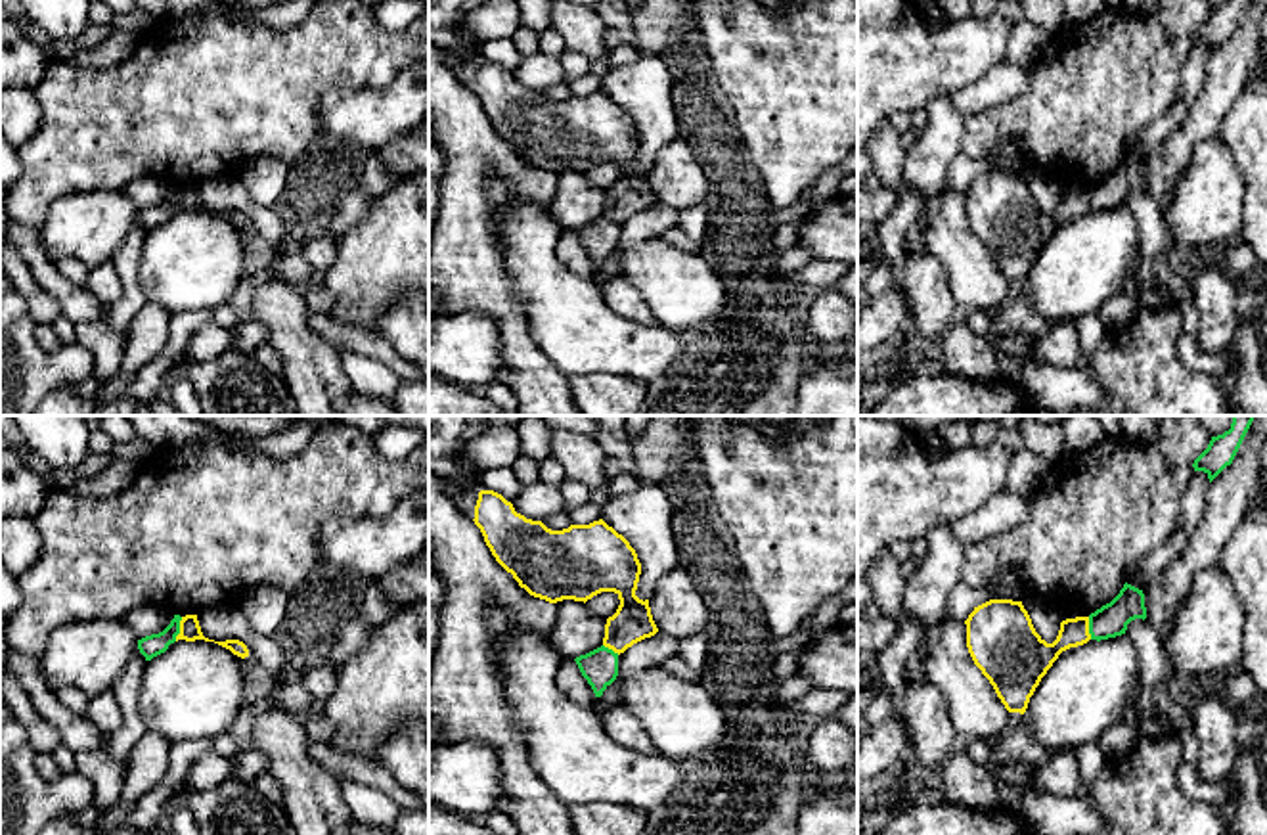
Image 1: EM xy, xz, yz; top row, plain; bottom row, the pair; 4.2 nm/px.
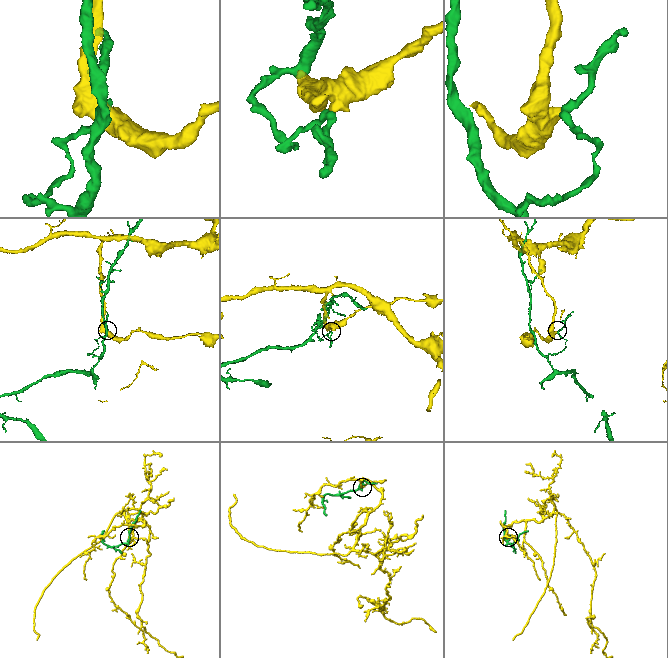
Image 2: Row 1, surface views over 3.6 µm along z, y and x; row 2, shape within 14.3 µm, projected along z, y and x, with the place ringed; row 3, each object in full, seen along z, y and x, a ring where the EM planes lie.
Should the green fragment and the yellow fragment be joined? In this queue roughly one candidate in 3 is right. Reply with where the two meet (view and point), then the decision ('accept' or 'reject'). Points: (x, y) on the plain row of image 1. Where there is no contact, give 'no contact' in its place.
contact xy (178, 200); reject

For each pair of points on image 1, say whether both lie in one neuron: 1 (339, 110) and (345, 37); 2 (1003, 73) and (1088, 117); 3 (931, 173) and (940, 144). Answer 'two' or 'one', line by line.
1: two
2: two
3: one

